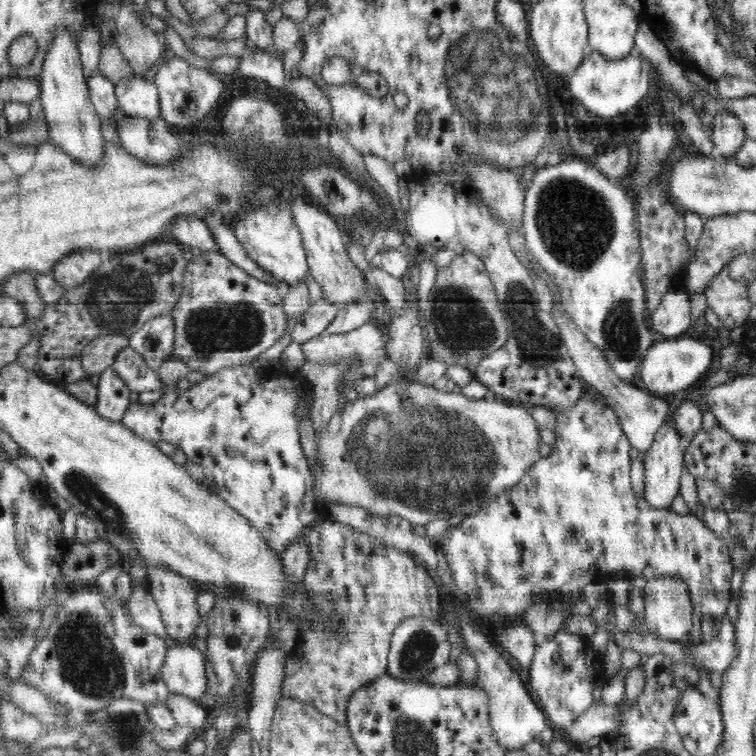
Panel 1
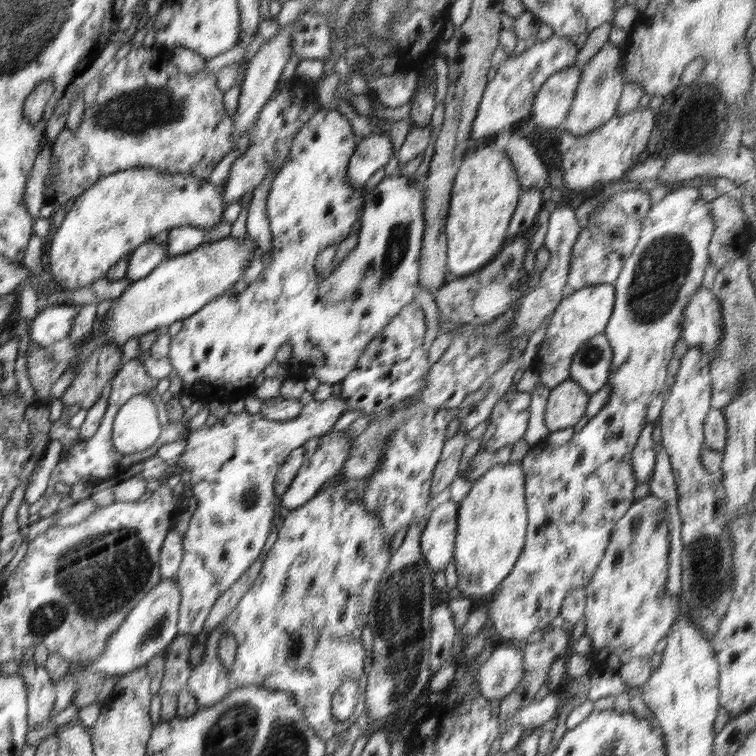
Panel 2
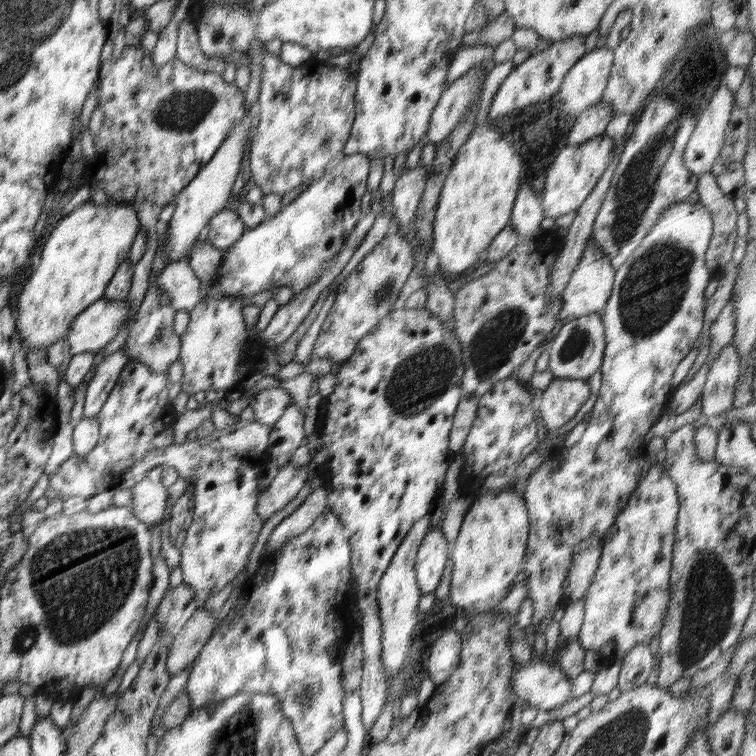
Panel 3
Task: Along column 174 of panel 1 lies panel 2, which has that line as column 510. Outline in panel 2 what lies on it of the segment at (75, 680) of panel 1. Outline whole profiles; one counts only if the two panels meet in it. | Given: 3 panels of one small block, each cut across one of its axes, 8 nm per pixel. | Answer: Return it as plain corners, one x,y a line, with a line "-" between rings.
556,620
546,629
546,633
542,639
534,643
526,643
524,648
524,674
520,683
516,686
515,691
507,694
503,699
501,699
499,704
499,720
500,722
504,720
509,720
512,718
521,707
528,706
538,698
542,693
544,693
545,684
547,682
550,663
556,657
562,657
566,663
566,676
568,680
573,680
576,677
584,677
585,674
592,672
592,662
588,655
582,655
574,652
571,648
571,630
570,627
564,625
562,622

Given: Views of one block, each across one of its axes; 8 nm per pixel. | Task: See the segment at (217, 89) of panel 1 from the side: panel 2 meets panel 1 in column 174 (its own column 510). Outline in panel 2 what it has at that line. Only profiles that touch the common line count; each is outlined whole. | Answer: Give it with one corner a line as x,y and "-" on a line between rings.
553,34
547,40
538,40
530,48
517,52
514,58
510,56
486,85
471,128
472,144
482,138
493,137
500,128
514,127
528,116
543,83
550,76
575,65
578,51
575,38

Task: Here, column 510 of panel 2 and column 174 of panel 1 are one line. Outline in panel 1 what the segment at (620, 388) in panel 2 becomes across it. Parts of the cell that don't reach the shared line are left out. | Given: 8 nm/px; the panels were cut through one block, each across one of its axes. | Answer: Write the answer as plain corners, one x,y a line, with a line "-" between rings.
152,567
147,576
147,584
150,584
149,592
160,609
168,636
176,642
193,641
196,627
206,620
205,617
200,615
200,609
196,605
196,598
198,598
201,587
194,584
192,579
184,577
184,575
176,573
176,571
166,569
166,567

